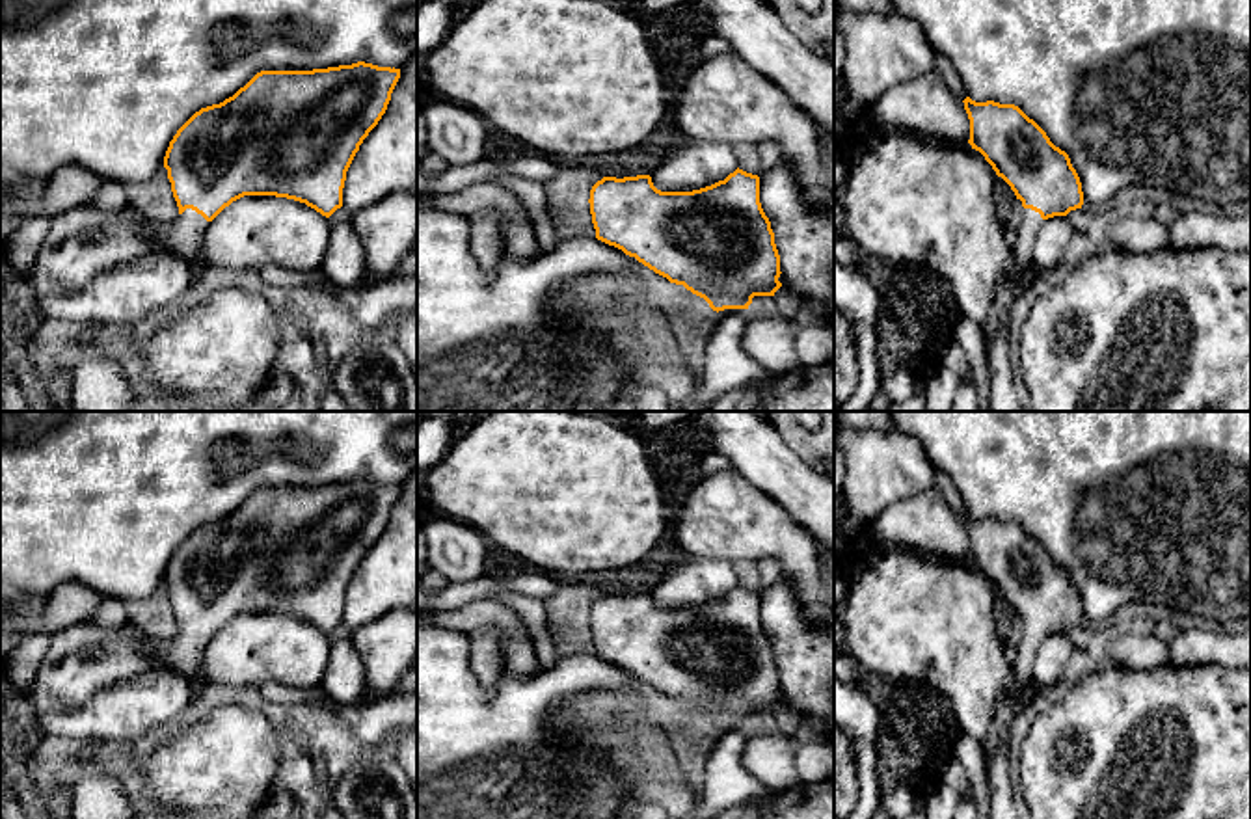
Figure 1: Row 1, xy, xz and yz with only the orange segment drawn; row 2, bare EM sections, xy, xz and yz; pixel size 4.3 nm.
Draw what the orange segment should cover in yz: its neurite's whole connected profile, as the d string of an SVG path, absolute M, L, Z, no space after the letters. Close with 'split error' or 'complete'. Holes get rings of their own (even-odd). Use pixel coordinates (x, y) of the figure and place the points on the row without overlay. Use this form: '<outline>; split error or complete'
M964 517L970 536L972 566L979 568L1022 618L1022 638L1013 663L1013 687L998 700L983 758L990 759L1002 746L1016 717L1016 694L1031 679L1039 644L1054 633L1082 625L1083 609L1065 568L1015 521Z; split error

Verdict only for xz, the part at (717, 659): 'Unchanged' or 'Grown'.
Unchanged

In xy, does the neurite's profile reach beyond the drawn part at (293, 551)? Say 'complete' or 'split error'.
split error

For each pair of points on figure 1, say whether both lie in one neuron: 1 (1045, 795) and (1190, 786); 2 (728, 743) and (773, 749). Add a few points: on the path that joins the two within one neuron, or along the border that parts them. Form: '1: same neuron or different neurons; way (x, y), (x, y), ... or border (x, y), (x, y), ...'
1: same neuron; way (1080, 795), (1155, 792)
2: different neurons; border (749, 734), (743, 767), (764, 786)

